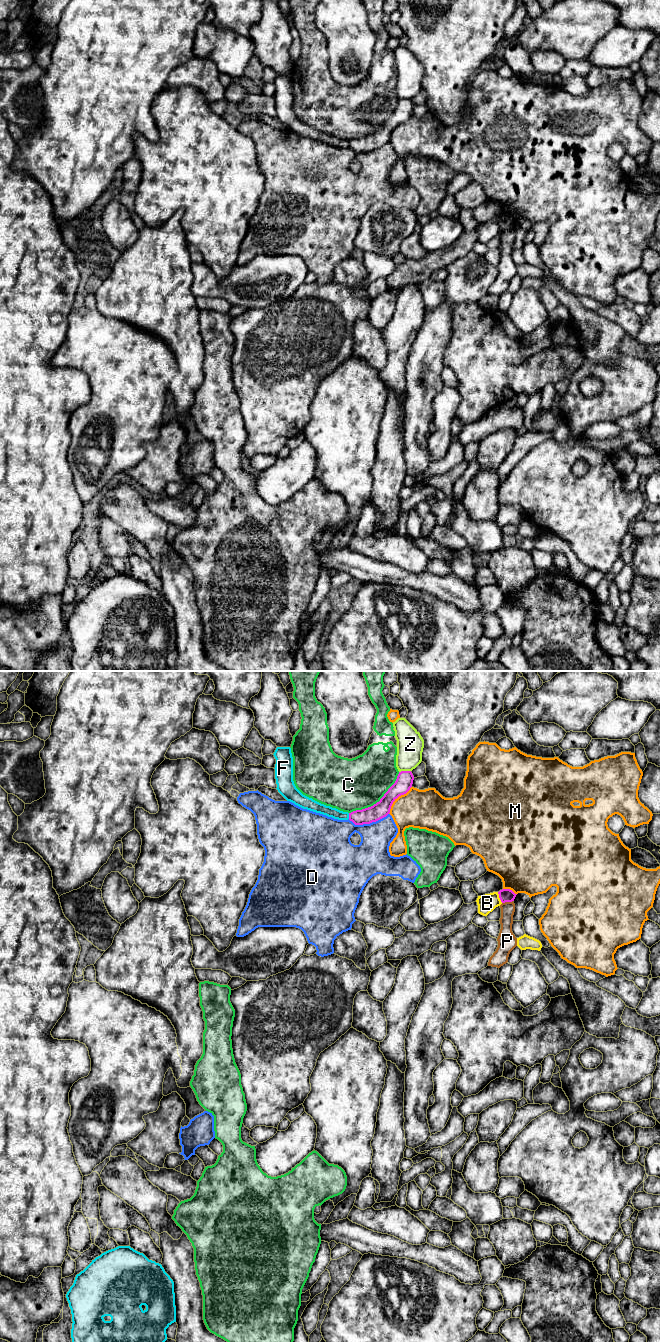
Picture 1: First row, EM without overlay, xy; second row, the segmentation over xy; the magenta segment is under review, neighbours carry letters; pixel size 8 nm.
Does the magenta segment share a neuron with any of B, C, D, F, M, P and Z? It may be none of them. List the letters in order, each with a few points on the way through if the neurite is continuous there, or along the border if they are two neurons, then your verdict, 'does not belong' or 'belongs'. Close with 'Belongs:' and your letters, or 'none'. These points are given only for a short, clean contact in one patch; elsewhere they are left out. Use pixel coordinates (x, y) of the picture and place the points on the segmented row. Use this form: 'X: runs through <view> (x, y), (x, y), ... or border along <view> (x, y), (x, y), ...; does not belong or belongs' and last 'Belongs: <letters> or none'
B: border along xy (497, 892), (502, 902); does not belong
C: does not belong
D: does not belong
F: does not belong
M: does not belong
P: border along xy (512, 900), (502, 903); does not belong
Z: does not belong
Belongs: none

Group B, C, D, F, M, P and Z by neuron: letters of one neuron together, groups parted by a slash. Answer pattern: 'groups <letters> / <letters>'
groups B / C / D / F / M / P / Z

